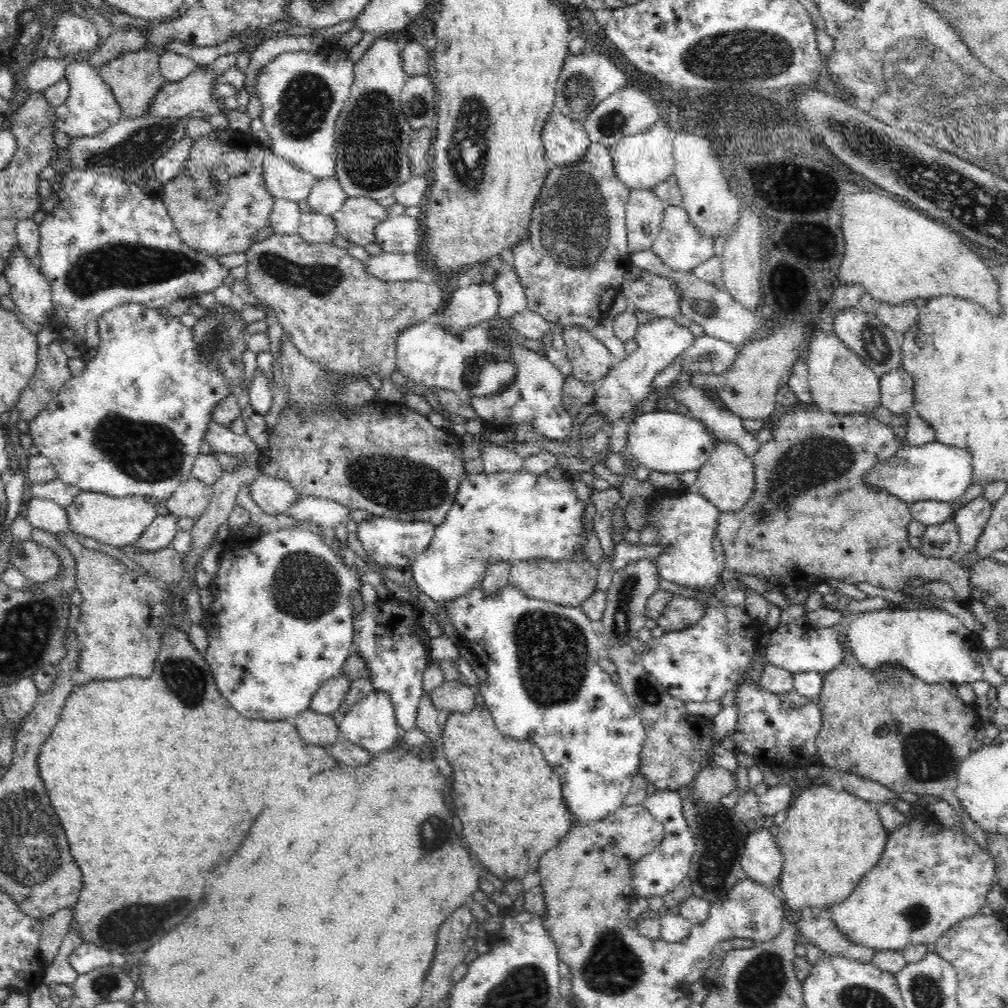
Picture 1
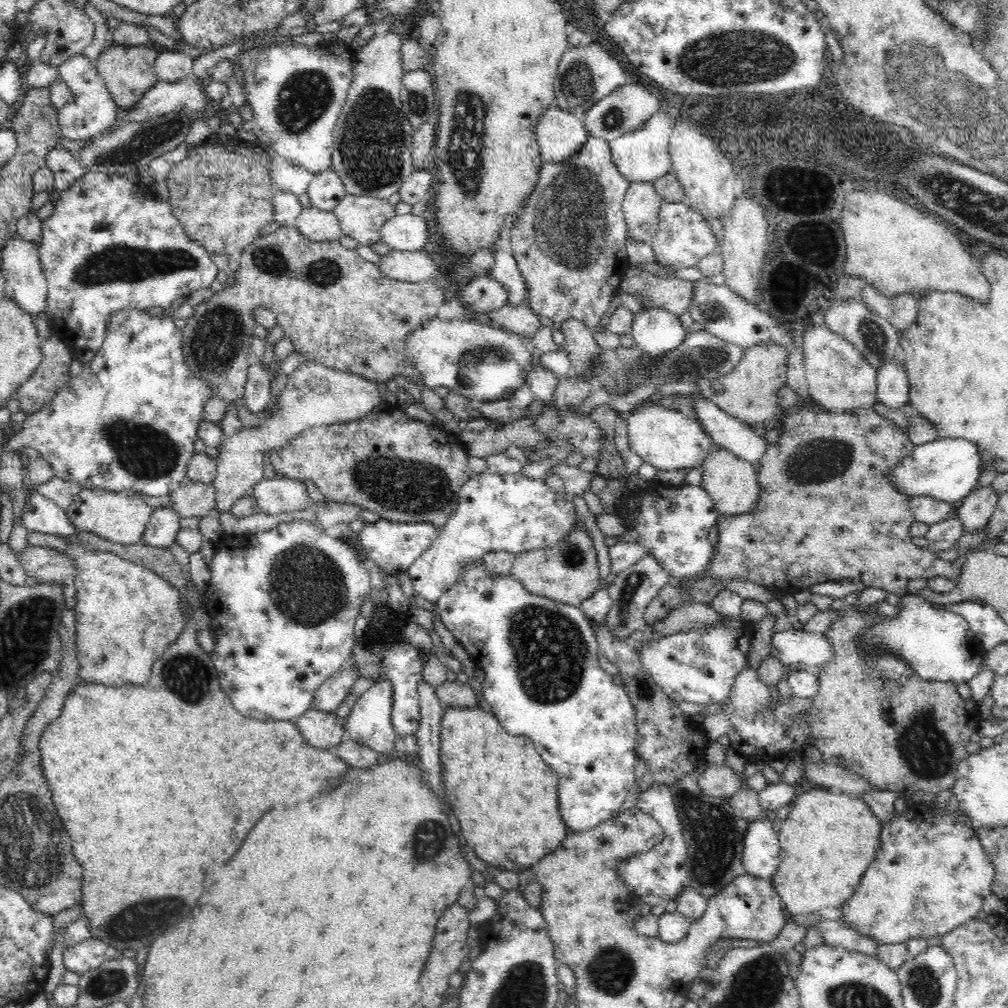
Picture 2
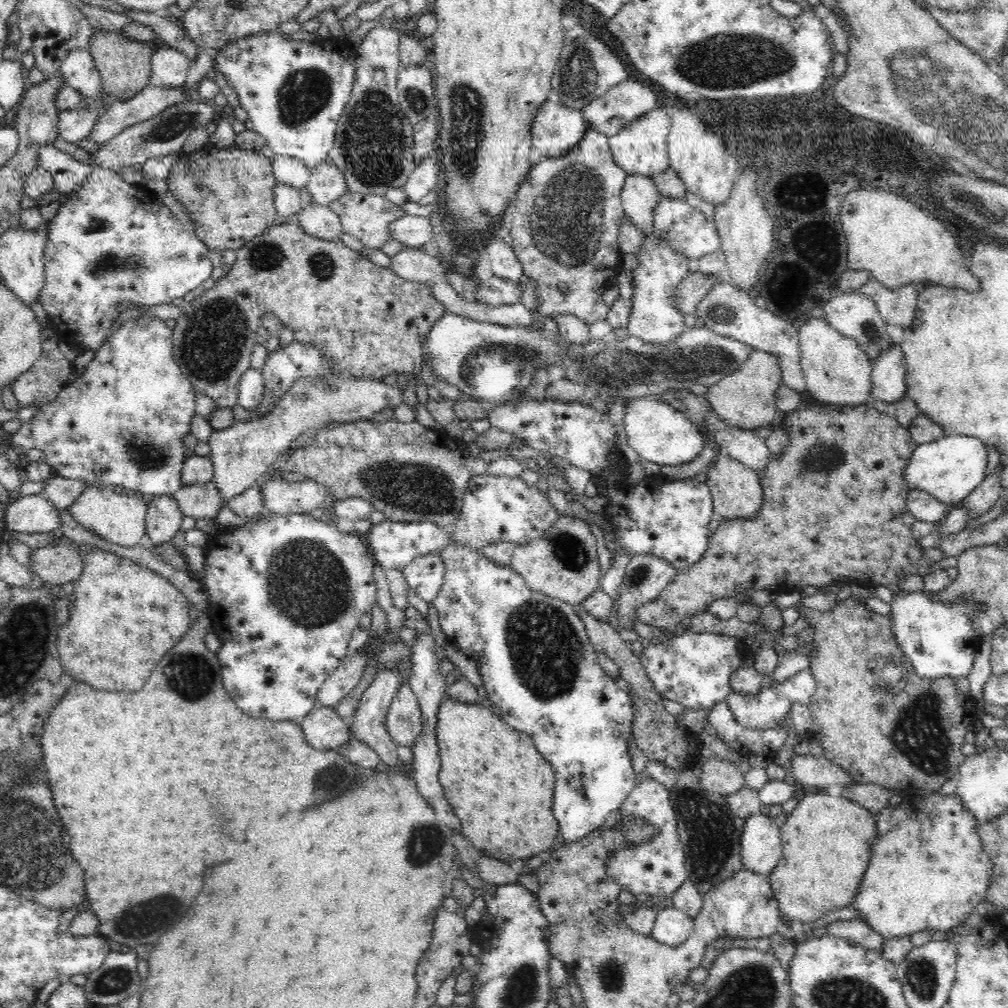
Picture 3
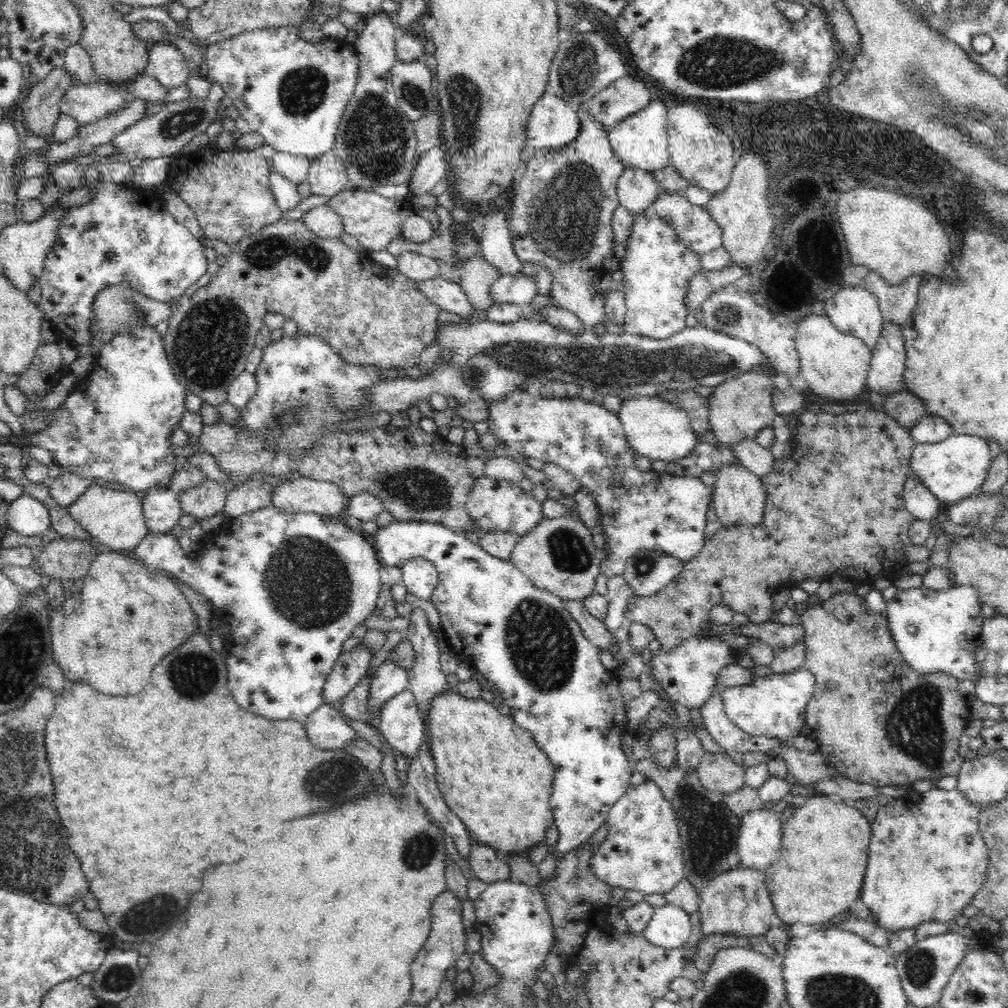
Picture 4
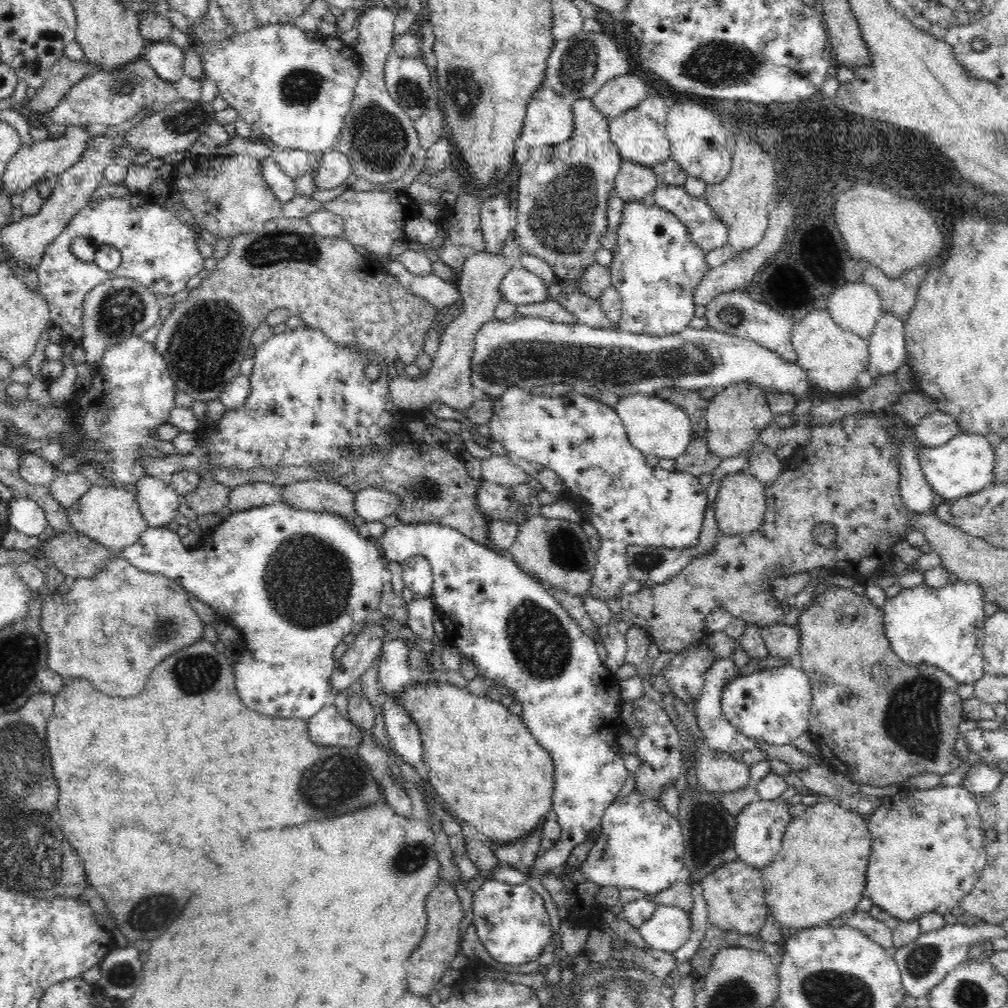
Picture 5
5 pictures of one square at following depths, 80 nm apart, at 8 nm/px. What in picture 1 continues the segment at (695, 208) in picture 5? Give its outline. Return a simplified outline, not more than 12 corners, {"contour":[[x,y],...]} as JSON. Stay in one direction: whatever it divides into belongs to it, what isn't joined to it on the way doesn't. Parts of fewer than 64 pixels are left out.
{"contour":[[684,203],[666,205],[651,250],[692,273],[715,256]]}

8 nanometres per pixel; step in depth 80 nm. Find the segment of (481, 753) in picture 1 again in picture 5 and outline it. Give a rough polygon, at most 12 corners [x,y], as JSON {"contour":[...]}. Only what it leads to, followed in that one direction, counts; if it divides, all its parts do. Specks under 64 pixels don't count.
{"contour":[[445,679],[393,698],[458,820],[520,840],[555,767],[507,700]]}

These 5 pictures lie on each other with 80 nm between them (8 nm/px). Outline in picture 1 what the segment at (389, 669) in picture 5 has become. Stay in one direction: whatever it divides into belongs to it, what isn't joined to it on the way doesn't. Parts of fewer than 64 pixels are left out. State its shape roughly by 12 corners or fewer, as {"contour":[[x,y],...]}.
{"contour":[[376,691],[338,719],[342,736],[372,754],[395,748],[398,720]]}

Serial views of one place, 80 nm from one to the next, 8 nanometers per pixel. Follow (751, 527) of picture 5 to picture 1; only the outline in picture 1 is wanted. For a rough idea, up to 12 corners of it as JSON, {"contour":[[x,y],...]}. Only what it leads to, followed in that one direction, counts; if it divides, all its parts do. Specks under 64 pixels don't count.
{"contour":[[716,442],[698,470],[700,494],[722,514],[755,489],[753,459]]}

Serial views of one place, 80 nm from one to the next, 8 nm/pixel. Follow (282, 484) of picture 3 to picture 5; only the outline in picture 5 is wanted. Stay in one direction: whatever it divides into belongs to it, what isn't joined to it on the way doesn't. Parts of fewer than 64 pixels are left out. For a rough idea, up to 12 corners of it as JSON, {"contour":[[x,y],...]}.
{"contour":[[316,478],[285,486],[298,510],[356,518],[355,493]]}

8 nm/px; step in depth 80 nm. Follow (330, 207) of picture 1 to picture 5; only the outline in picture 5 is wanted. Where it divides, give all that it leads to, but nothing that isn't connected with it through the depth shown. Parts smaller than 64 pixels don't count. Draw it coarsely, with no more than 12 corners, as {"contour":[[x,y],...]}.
{"contour":[[335,146],[323,152],[314,172],[318,190],[345,184],[348,155]]}

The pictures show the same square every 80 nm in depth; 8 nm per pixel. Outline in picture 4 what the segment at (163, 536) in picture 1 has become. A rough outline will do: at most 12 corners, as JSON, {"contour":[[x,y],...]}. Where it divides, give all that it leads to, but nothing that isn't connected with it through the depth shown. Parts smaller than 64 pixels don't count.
{"contour":[[150,487],[141,506],[149,532],[170,533],[183,515],[179,493]]}

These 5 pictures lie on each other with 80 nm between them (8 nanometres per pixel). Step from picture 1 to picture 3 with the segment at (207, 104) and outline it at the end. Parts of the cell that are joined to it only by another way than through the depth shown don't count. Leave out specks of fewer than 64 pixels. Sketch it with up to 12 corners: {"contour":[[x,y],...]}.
{"contour":[[149,84],[113,98],[87,136],[99,145],[169,106],[198,99],[194,88]]}

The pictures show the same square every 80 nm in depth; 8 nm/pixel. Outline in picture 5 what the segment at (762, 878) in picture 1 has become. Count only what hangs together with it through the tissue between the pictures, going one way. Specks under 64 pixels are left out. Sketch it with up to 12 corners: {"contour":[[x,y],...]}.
{"contour":[[761,798],[735,815],[738,860],[761,870],[792,819],[784,799]]}

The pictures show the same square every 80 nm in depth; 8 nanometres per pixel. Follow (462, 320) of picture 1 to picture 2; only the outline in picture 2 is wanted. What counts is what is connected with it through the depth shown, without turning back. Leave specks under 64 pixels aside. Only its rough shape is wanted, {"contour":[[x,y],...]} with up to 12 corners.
{"contour":[[478,276],[458,298],[470,312],[508,305],[509,293],[492,276]]}

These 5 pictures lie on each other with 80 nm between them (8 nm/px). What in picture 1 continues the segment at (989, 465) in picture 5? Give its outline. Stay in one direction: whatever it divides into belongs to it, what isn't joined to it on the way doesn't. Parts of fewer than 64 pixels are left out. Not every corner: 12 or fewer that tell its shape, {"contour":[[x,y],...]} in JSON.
{"contour":[[906,444],[864,483],[909,505],[956,505],[972,453]]}

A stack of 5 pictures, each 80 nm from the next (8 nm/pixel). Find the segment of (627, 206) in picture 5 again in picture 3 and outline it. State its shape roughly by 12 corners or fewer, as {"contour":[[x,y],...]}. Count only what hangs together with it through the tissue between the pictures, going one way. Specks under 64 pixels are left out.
{"contour":[[645,236],[631,277],[628,332],[672,343],[685,327],[673,297],[695,263]]}

